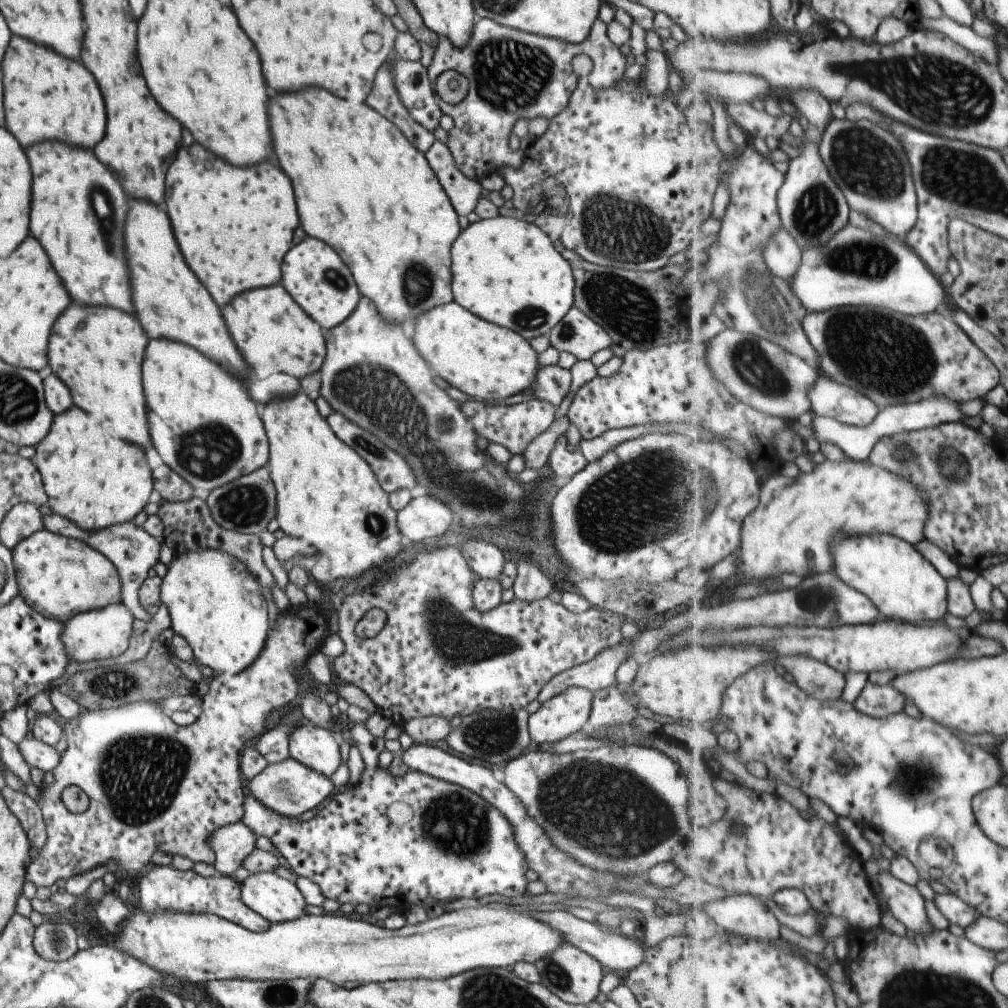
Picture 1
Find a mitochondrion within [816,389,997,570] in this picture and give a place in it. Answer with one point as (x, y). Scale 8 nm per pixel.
(948, 462)

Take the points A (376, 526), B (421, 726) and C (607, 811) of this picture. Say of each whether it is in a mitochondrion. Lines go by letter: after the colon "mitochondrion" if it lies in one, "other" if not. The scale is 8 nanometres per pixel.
A: mitochondrion
B: other
C: mitochondrion

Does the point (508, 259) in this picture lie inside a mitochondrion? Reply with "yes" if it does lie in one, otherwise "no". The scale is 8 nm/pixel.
no

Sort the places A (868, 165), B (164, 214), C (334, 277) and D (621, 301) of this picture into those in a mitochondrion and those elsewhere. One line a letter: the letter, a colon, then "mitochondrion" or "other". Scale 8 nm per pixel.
A: mitochondrion
B: other
C: mitochondrion
D: mitochondrion

